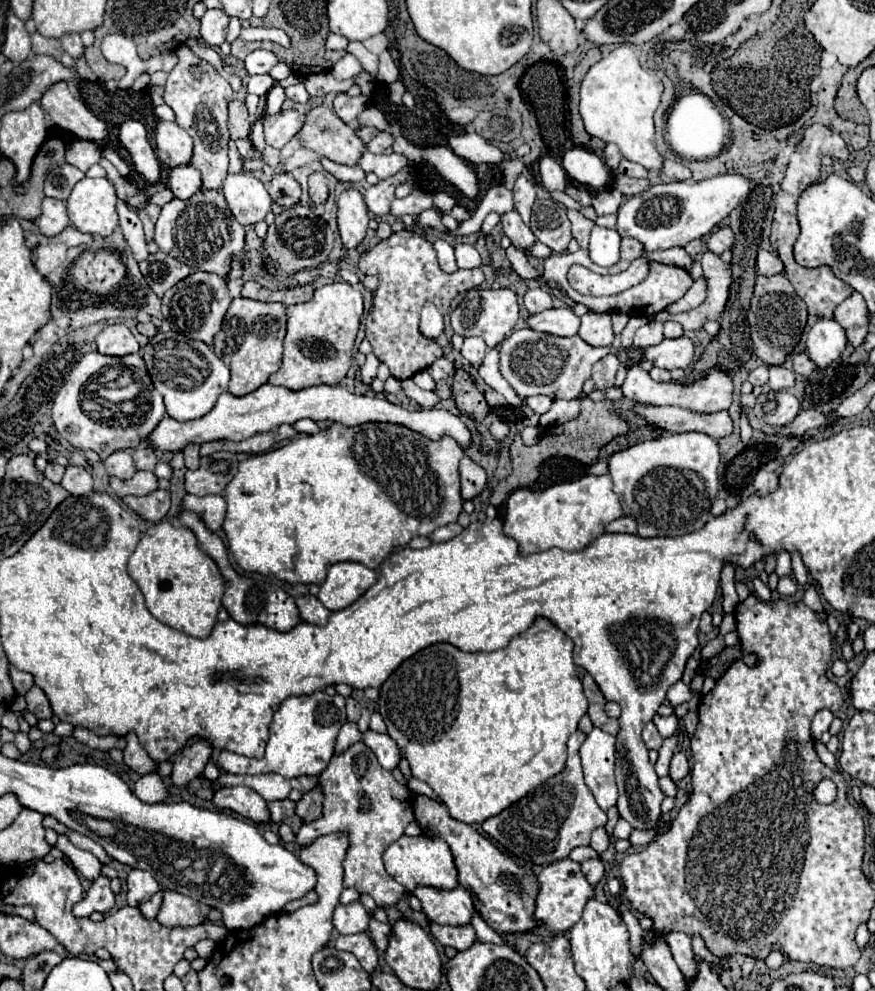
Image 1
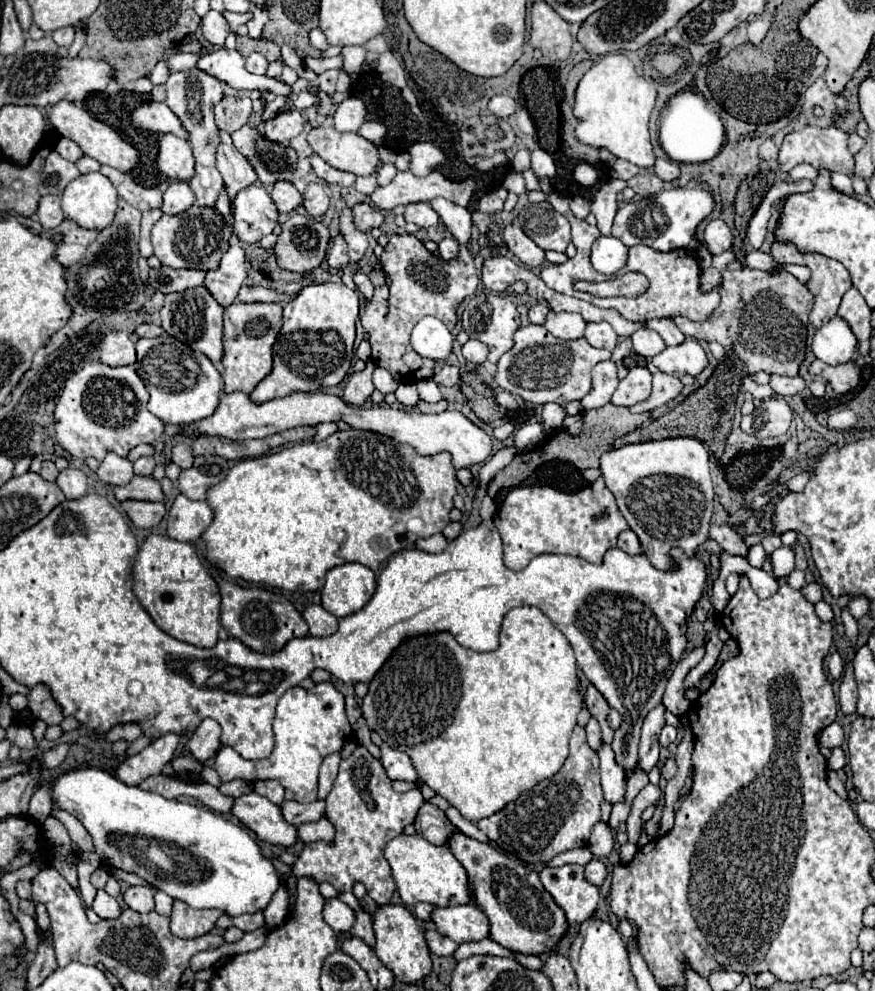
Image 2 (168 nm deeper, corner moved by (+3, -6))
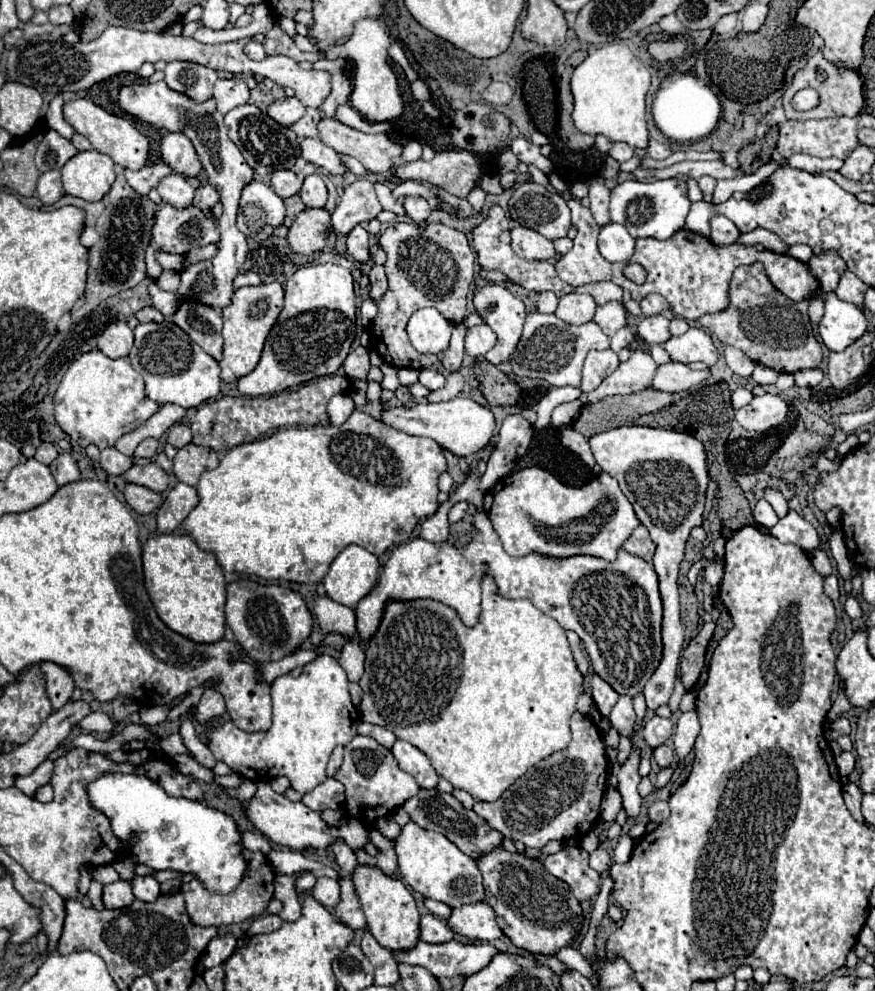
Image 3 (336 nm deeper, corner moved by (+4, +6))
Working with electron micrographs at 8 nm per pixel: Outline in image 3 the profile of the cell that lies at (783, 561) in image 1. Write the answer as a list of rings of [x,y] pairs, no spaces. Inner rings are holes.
[[[790,511],[784,519],[780,519],[770,529],[770,535],[774,535],[782,543],[792,543],[792,545],[798,545],[806,551],[814,551],[820,543],[816,529],[794,511]]]

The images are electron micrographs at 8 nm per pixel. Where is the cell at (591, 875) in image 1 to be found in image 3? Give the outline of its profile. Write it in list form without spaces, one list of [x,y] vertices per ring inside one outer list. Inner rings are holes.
[[[598,847],[594,853],[590,853],[590,867],[596,869],[598,873],[608,871],[610,865],[612,865],[612,859],[610,859],[610,855],[608,855],[604,849]]]

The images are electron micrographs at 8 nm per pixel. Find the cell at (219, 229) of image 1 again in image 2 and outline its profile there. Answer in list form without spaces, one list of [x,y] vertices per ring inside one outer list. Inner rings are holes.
[[[197,205],[179,215],[163,215],[151,231],[155,257],[159,257],[163,265],[173,269],[217,269],[223,253],[227,251],[227,237],[231,237],[227,221],[213,207],[199,209]]]

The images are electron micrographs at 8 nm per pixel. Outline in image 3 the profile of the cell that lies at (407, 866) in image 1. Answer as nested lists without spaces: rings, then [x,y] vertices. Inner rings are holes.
[[[408,821],[402,827],[402,833],[394,839],[394,847],[396,847],[402,879],[424,897],[442,901],[448,907],[478,903],[486,897],[482,887],[482,875],[476,867],[476,861],[470,855],[462,853],[444,835],[434,831],[424,831],[414,821]]]

